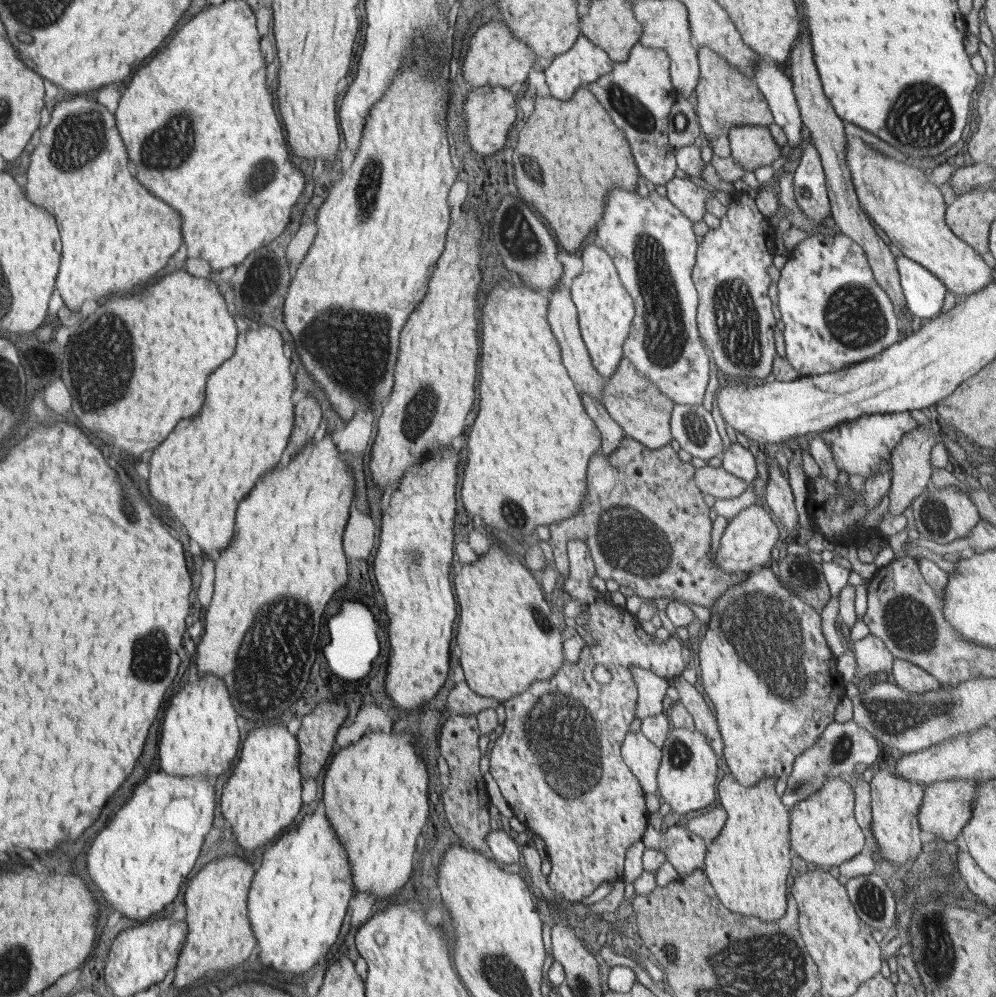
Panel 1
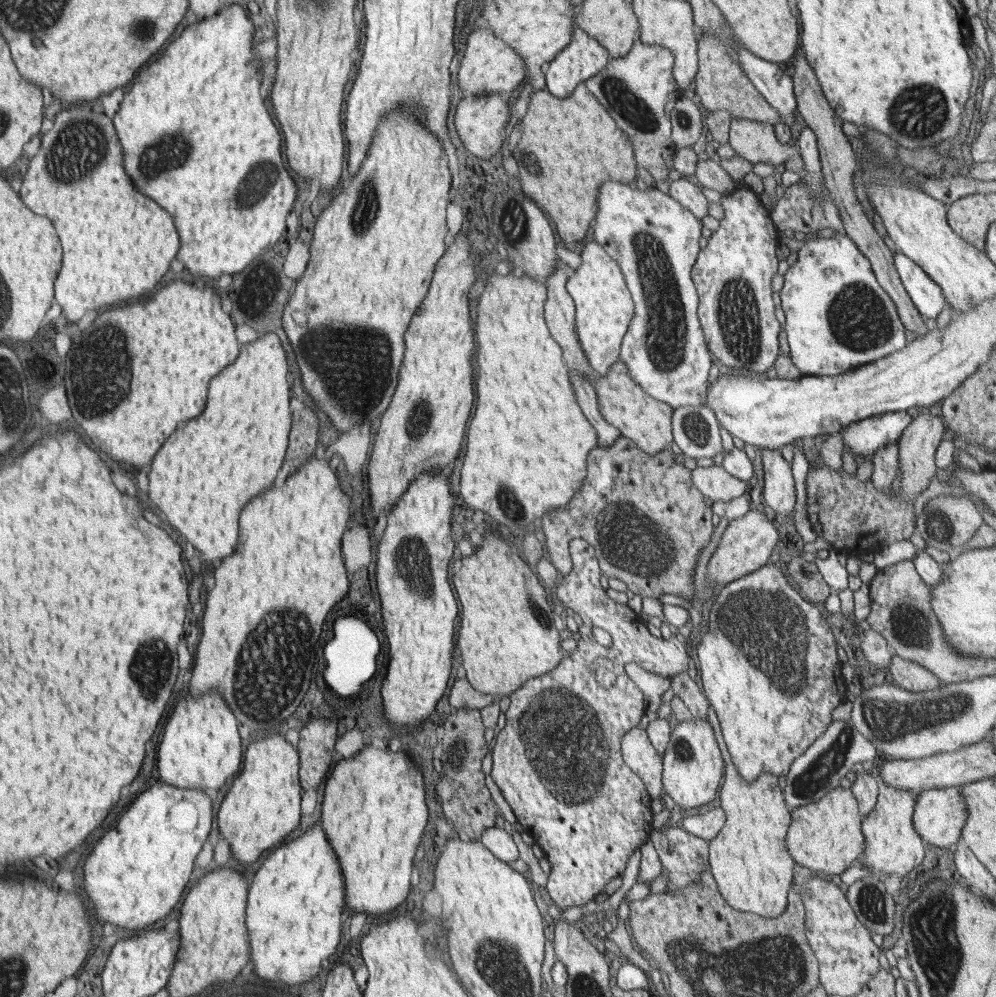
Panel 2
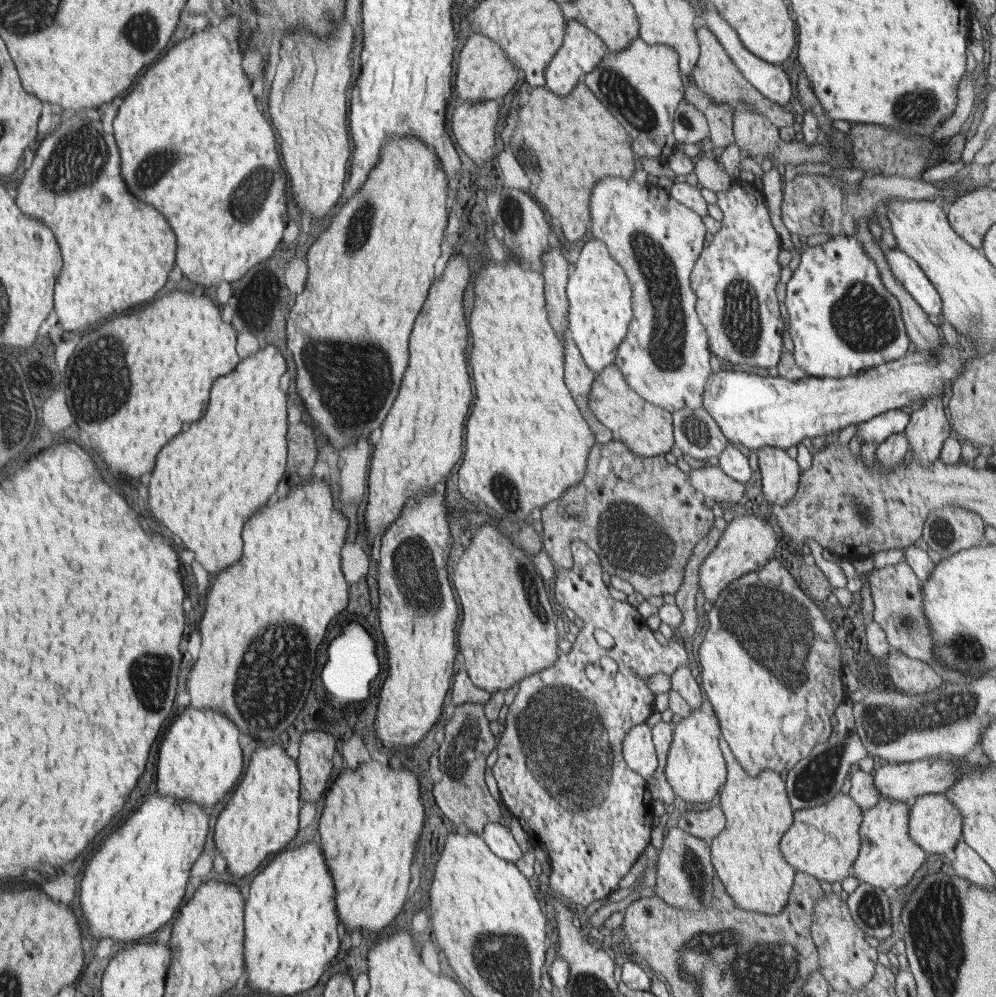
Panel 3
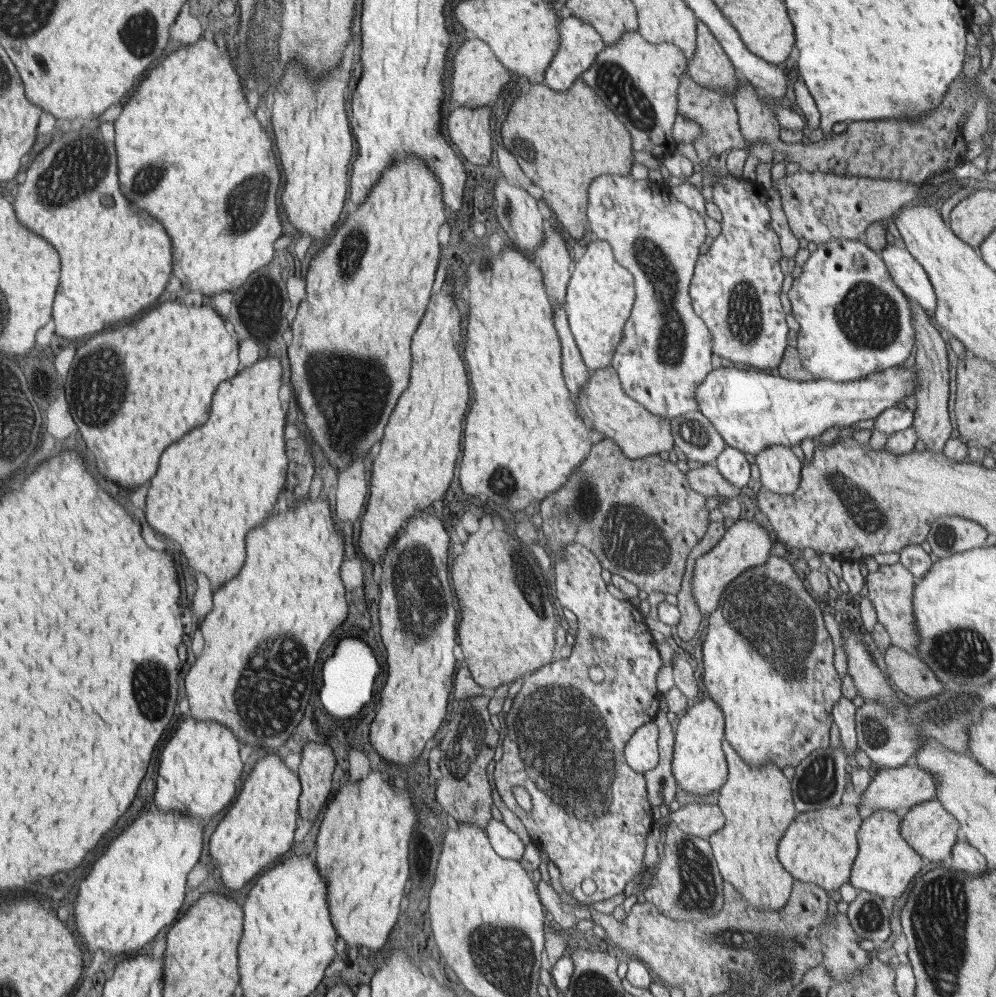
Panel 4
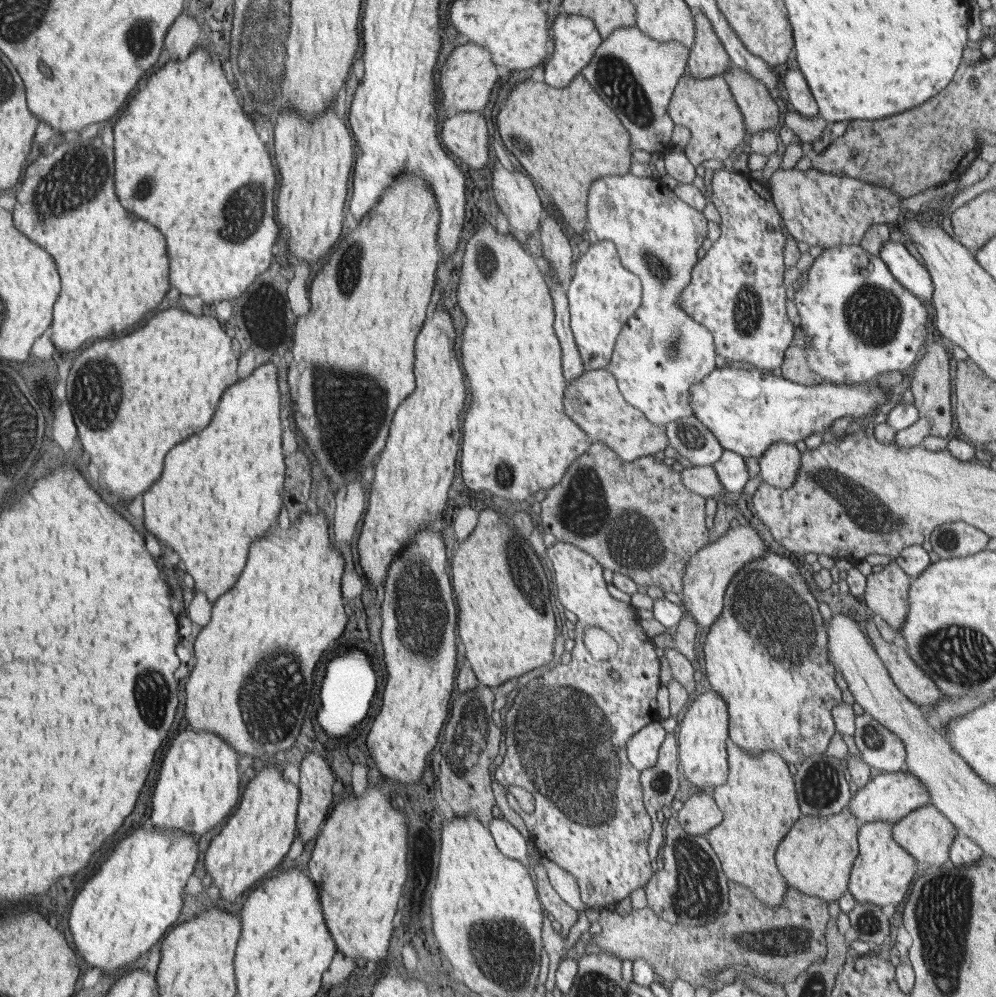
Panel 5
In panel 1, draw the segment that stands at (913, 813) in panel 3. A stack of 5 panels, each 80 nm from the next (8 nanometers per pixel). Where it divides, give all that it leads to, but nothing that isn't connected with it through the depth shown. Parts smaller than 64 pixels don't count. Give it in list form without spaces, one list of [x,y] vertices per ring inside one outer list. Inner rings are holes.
[[[957,778],[956,780],[943,780],[927,785],[917,814],[921,830],[934,834],[935,838],[940,838],[946,843],[956,840],[956,836],[963,831],[972,818],[975,786],[978,783],[979,780],[959,780]]]

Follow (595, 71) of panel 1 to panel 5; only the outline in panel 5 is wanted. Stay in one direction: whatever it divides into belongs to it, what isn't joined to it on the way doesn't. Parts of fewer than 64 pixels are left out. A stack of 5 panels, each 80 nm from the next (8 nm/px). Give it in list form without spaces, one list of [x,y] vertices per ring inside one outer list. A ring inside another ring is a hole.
[[[559,14],[555,17],[552,29],[552,50],[544,62],[544,83],[554,88],[568,86],[572,79],[592,60],[603,39],[590,18],[584,15]]]

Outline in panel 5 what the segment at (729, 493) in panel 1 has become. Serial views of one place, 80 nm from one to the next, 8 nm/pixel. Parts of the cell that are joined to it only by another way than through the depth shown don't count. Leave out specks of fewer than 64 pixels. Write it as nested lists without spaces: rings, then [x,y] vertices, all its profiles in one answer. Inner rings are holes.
[[[713,465],[683,468],[679,473],[684,486],[705,499],[726,492]]]

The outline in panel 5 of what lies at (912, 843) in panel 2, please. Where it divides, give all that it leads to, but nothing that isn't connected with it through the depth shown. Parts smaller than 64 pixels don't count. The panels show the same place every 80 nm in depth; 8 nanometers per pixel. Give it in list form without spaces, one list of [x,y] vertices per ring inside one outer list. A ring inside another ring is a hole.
[[[880,821],[860,824],[857,836],[859,856],[852,866],[847,888],[857,904],[869,902],[882,907],[888,904],[898,906],[906,896],[914,874],[919,872],[918,861],[893,839],[893,826],[894,823]]]

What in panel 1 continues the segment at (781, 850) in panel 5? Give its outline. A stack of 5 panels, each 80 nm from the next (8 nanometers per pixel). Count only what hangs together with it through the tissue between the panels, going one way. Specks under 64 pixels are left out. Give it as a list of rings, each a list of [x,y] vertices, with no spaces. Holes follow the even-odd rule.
[[[836,776],[806,800],[798,802],[789,811],[789,843],[803,861],[811,867],[830,870],[860,854],[866,837],[855,817],[855,792],[853,784]]]

